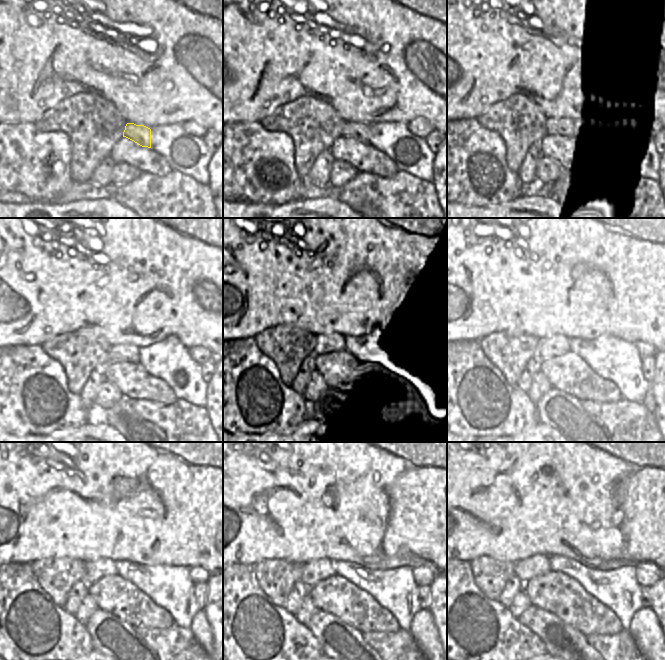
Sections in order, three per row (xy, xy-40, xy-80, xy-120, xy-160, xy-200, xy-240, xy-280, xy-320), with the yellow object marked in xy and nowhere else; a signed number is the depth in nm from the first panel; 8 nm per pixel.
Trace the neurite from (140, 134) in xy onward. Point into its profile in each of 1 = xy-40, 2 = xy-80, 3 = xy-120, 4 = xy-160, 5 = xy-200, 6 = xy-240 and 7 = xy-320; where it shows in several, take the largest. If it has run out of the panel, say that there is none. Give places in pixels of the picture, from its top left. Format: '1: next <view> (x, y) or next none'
1: next xy-40 (357, 131)
2: next xy-80 (556, 127)
3: next xy-120 (117, 353)
4: next xy-160 (326, 344)
5: next xy-200 (547, 347)
6: next xy-240 (94, 570)
7: next xy-320 (537, 565)

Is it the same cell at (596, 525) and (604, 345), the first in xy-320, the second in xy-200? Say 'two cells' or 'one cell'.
two cells

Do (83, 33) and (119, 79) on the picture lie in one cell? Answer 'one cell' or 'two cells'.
one cell

